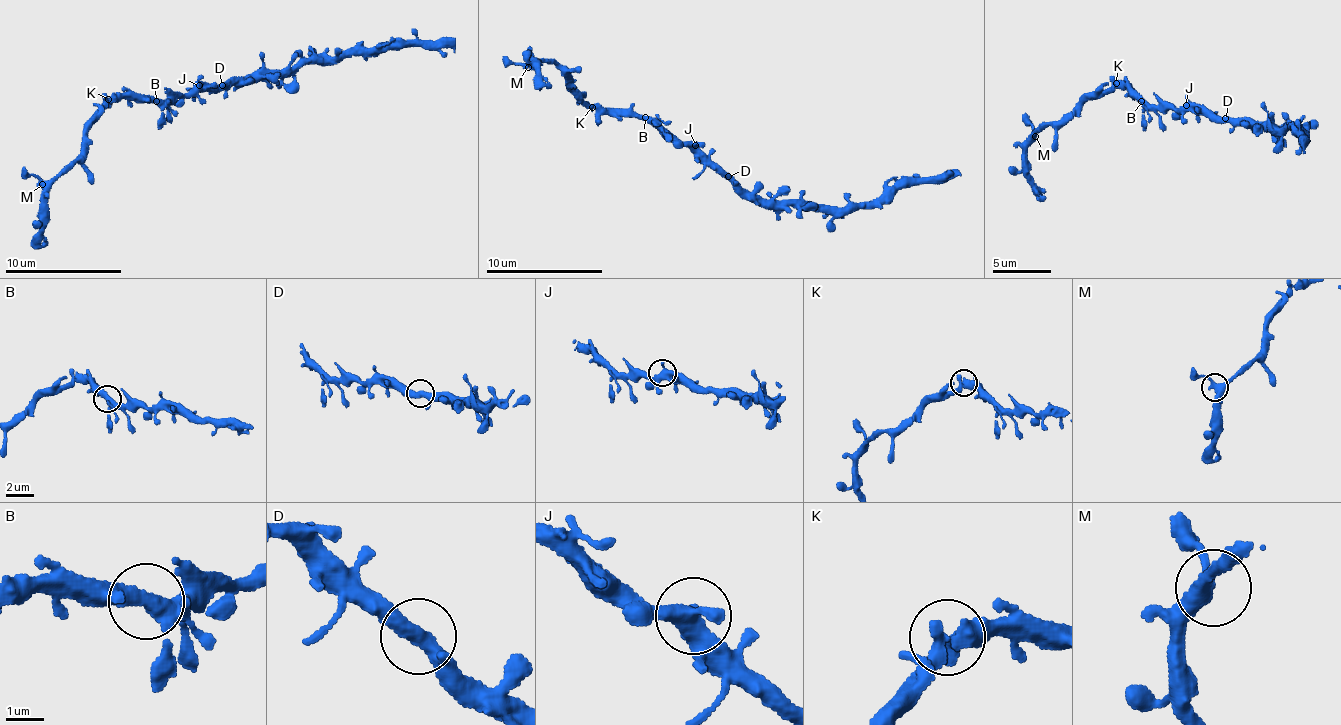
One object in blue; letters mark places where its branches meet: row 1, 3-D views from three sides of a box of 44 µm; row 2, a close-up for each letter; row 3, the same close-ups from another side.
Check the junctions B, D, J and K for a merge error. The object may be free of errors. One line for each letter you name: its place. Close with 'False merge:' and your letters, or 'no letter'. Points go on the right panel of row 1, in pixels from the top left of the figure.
False merge: no letter

